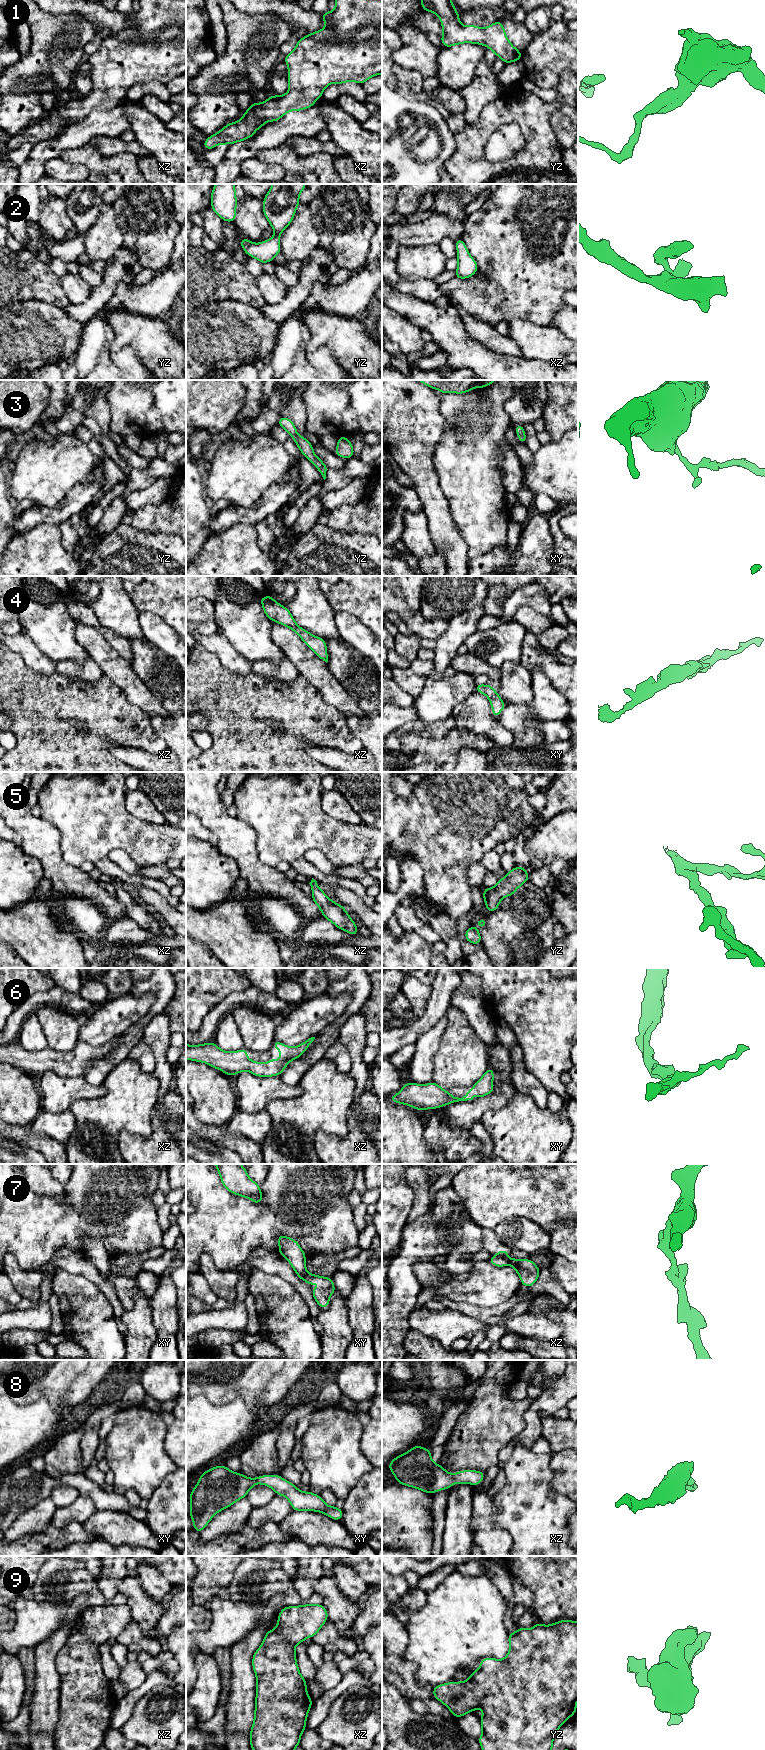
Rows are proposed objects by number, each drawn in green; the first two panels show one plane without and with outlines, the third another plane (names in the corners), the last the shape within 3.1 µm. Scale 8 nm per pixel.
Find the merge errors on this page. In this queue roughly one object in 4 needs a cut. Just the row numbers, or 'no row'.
7

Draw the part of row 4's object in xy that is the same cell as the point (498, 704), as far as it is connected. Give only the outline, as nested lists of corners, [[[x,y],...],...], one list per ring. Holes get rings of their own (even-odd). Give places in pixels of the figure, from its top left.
[[[476,683],[475,692],[482,693],[487,696],[492,706],[492,715],[494,718],[498,718],[499,713],[507,706],[507,704],[505,704],[502,701],[502,699],[499,697],[498,692],[495,691],[490,684],[482,685],[482,684]]]

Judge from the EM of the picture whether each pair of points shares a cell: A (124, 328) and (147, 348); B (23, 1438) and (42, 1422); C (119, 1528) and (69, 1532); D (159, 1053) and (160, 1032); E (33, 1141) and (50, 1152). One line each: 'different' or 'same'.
A: same
B: same
C: different
D: same
E: same

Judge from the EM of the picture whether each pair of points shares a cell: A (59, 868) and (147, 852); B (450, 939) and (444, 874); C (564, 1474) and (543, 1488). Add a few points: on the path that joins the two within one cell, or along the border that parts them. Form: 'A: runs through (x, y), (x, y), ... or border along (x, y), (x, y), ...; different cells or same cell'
A: border along (59, 846), (61, 857), (67, 863), (78, 867); different cells
B: border along (446, 912), (455, 920); different cells
C: border along (552, 1458), (552, 1487), (567, 1497); different cells

